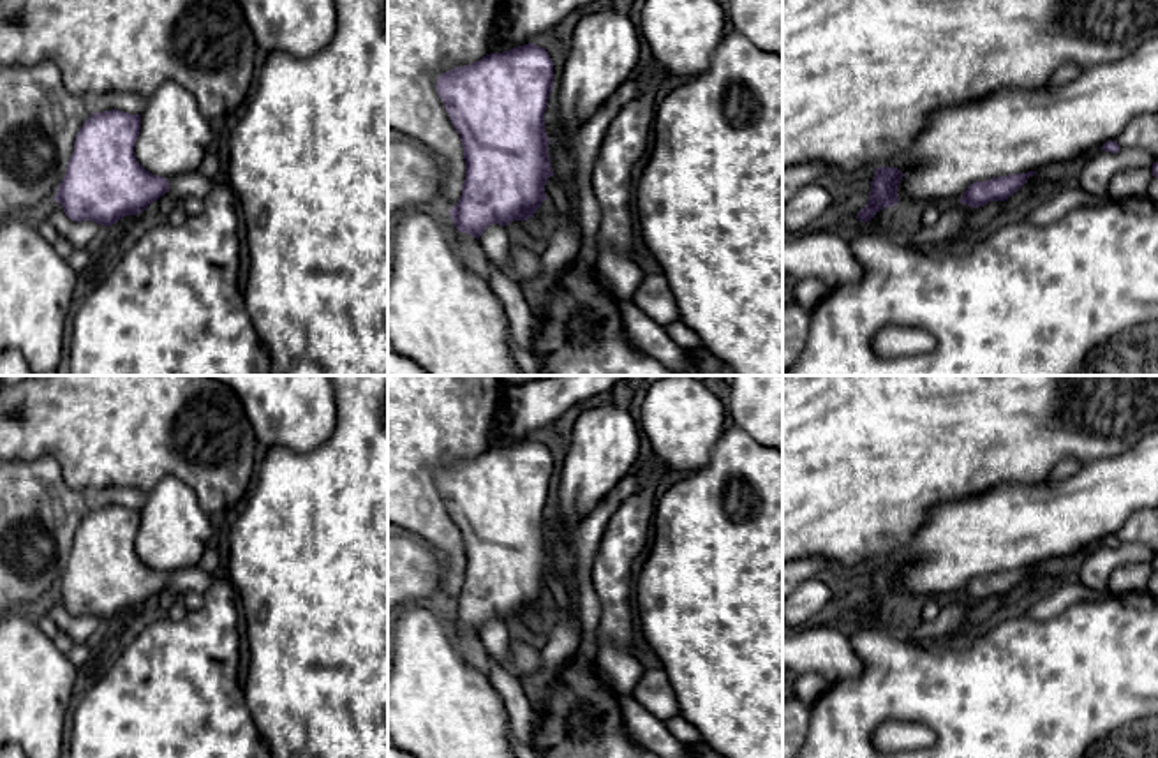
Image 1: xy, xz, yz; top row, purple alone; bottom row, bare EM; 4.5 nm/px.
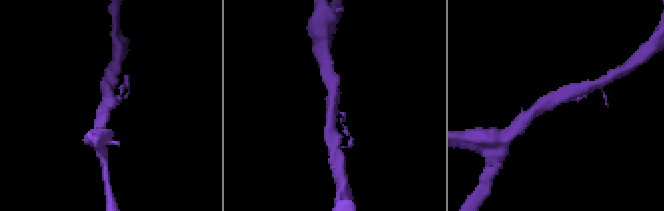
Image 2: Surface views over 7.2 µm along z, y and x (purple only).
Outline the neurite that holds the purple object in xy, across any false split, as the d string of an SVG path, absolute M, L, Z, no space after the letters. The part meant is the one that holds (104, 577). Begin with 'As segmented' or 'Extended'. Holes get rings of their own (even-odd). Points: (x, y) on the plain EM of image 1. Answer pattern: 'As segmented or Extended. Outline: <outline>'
Extended. Outline: M116 504L92 508L83 518L76 531L65 571L55 591L55 596L62 599L71 615L92 615L111 622L125 610L141 608L166 587L173 589L178 596L185 592L206 592L215 575L203 571L199 566L174 571L171 575L146 566L134 548L139 525L139 509L129 509Z

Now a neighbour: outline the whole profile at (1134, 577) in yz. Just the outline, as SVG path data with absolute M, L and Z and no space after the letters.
M1153 562L1121 564L1109 578L1112 594L1142 592L1153 575Z

